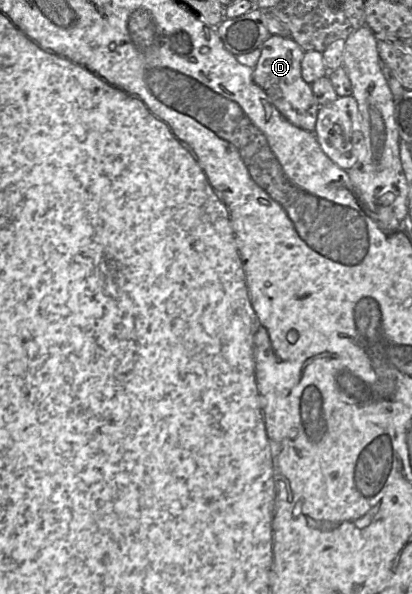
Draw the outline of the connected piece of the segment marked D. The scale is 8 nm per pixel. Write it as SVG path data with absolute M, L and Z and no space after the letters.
M271 35L262 44L262 53L253 70L252 79L268 96L278 111L293 125L314 133L320 106L313 93L311 84L305 82L301 74L301 62L305 51L293 40L292 37Z

